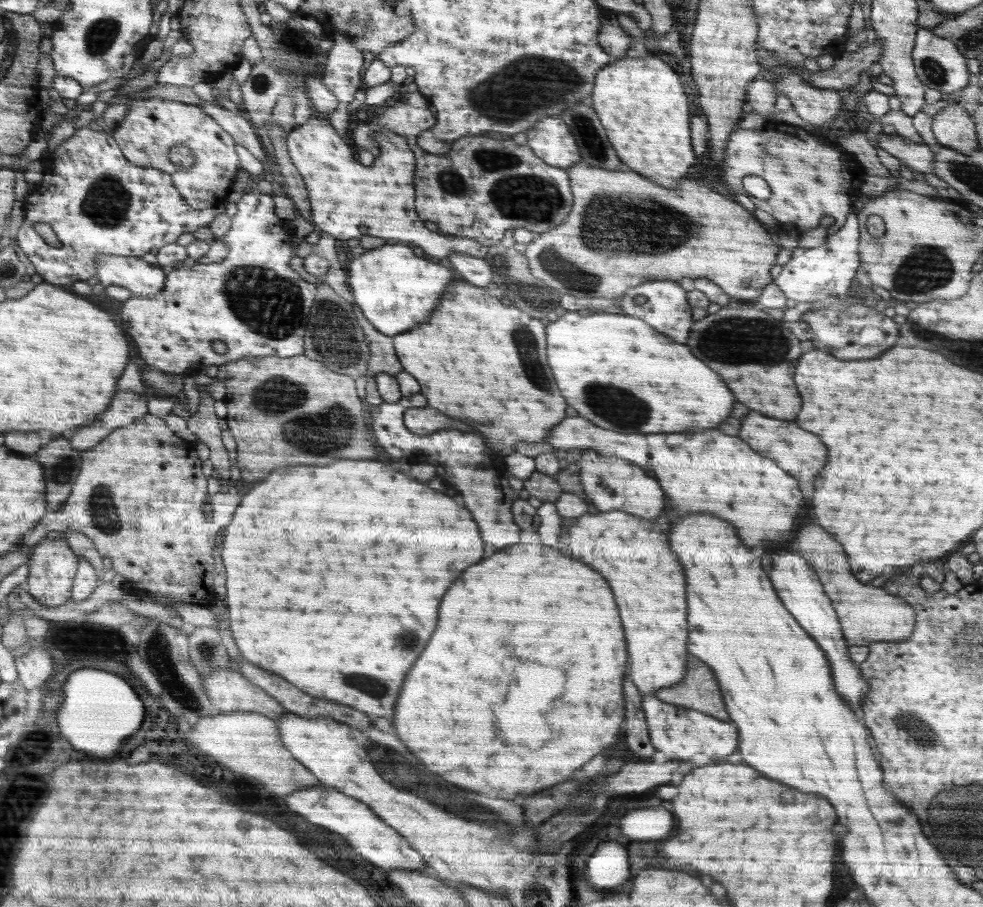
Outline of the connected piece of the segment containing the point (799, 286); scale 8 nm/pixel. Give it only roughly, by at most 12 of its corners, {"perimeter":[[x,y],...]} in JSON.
{"perimeter":[[860,221],[792,249],[774,283],[796,303],[846,294],[861,262]]}

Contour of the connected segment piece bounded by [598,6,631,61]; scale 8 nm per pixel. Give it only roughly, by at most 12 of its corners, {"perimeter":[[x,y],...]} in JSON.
{"perimeter":[[601,6],[598,42],[612,61],[624,58],[631,37],[616,14]]}

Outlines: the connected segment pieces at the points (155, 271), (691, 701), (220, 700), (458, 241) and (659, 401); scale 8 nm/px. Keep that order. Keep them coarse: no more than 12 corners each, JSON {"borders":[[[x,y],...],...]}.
{"borders":[[[98,256],[104,287],[164,292],[169,272],[142,257]],[[698,660],[685,679],[654,696],[730,720],[712,670]],[[231,668],[205,680],[220,712],[258,712],[275,720],[288,710]],[[328,121],[287,133],[319,232],[484,259],[474,239],[429,232],[417,215],[416,157],[375,132],[356,162]],[[636,316],[546,326],[562,396],[600,428],[720,426],[736,400]]]}

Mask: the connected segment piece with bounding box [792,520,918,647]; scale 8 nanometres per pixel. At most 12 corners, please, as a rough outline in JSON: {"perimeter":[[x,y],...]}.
{"perimeter":[[814,520],[792,540],[820,577],[849,646],[915,634],[913,605],[850,572]]}

